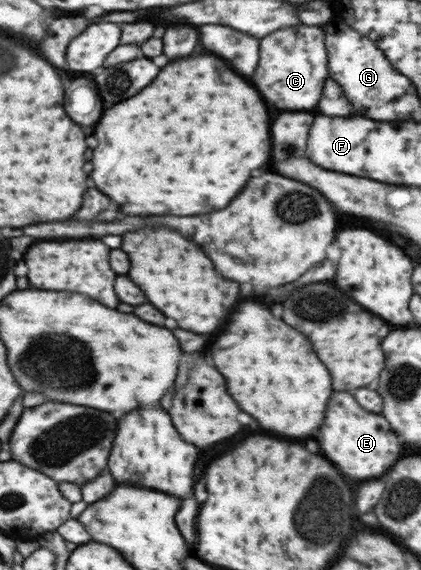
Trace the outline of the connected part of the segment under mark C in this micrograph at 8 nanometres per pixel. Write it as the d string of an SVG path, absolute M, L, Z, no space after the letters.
M290 26L284 30L274 30L272 34L268 34L268 38L260 40L260 48L258 48L258 66L252 74L252 84L256 86L256 90L260 90L260 94L264 94L264 100L270 102L272 106L280 108L280 110L308 110L314 108L316 102L320 100L320 92L324 78L326 78L326 52L324 50L324 40L322 40L322 31L320 27L314 26Z

